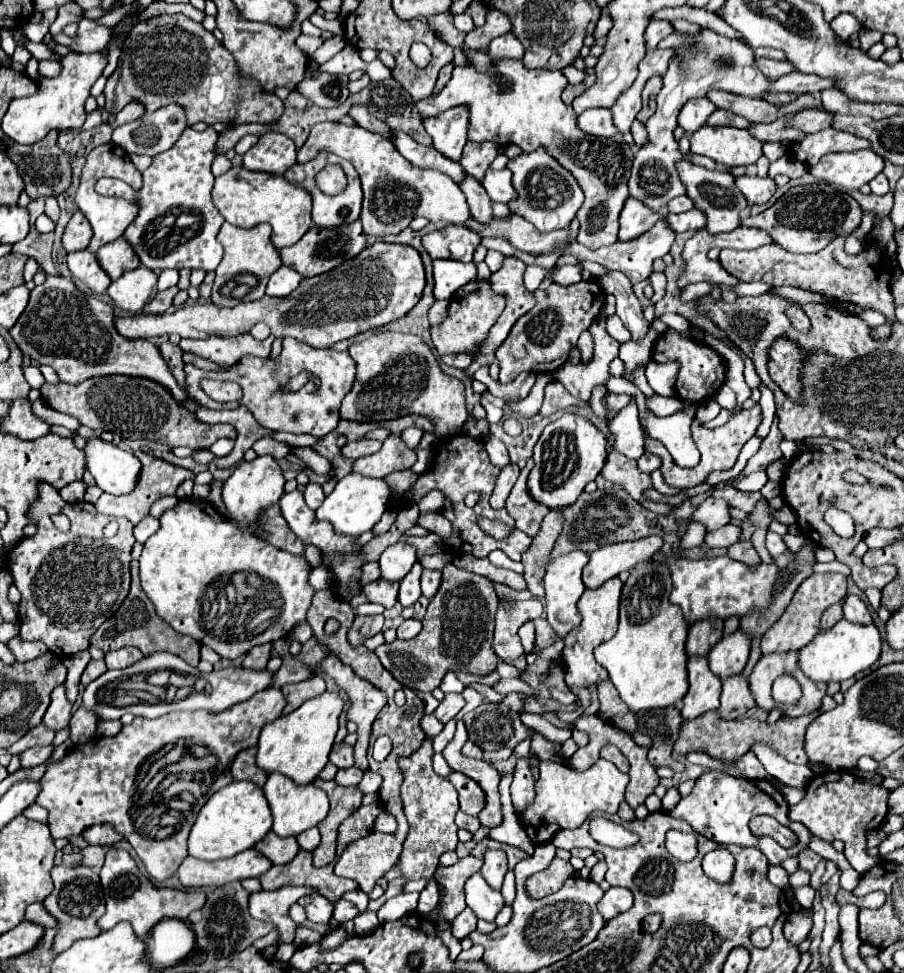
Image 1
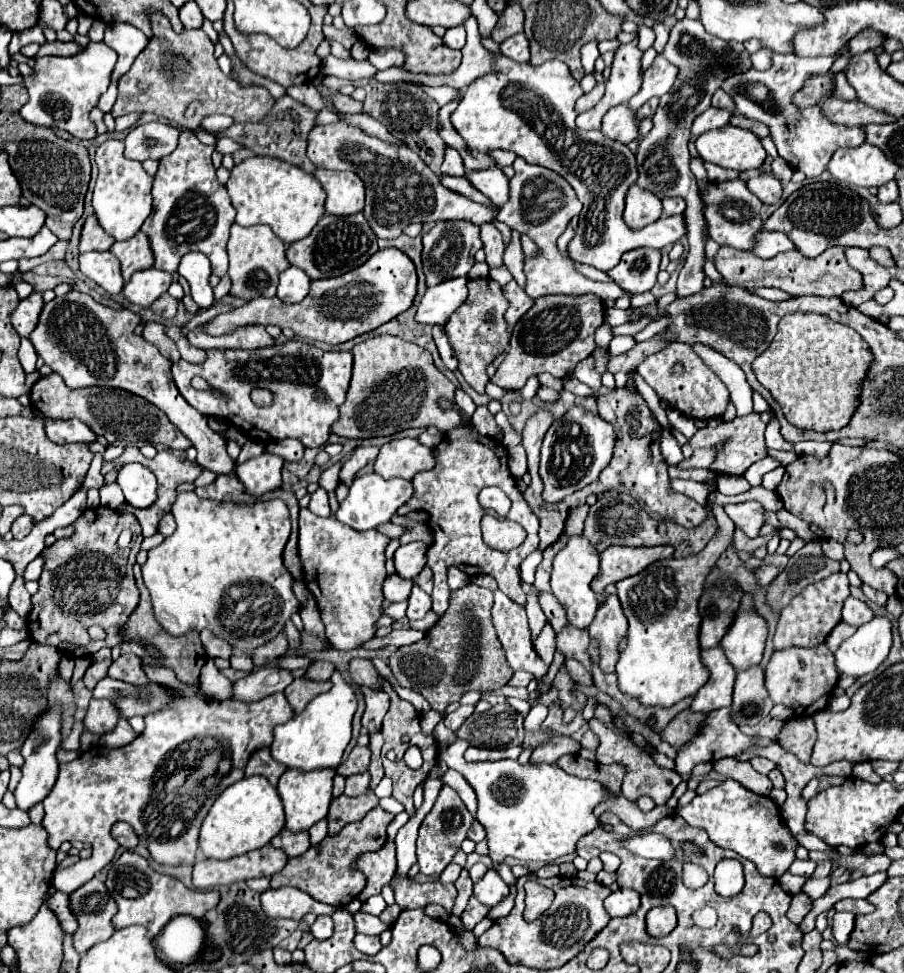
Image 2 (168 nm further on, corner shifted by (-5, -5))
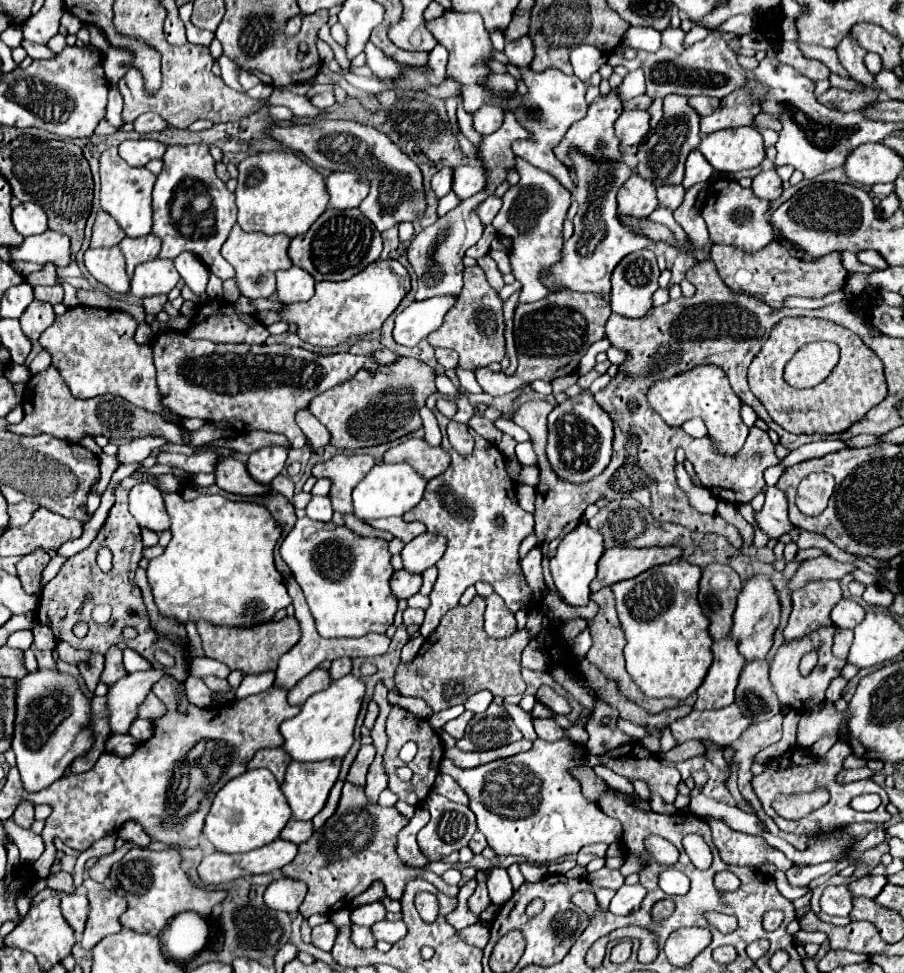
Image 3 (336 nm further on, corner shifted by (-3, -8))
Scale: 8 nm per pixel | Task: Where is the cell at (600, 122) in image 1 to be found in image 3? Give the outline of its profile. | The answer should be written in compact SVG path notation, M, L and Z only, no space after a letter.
M626 110L616 120L616 136L622 146L640 144L650 132L650 114L646 110Z

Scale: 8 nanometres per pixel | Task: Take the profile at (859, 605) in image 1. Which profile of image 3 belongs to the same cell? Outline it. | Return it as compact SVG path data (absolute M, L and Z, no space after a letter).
M842 598L834 608L832 608L832 622L838 628L856 628L862 620L864 620L866 612L860 604L856 604L854 600L846 600Z

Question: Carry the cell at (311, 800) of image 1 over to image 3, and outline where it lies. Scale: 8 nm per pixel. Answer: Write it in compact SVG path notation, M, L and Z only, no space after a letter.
M292 760L288 764L282 792L296 820L312 820L324 808L340 768L342 760L322 760L316 764L300 764Z

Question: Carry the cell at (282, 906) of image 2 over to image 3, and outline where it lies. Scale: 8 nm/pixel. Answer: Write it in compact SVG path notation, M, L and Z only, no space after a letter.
M282 876L278 880L274 880L266 892L264 892L264 902L274 908L274 910L282 910L282 912L298 912L304 896L306 896L308 886L300 880L292 880L288 876Z

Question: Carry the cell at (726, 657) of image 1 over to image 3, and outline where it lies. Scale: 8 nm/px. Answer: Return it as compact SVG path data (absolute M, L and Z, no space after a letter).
M768 576L750 578L738 596L738 606L734 612L734 626L730 632L732 640L736 640L738 650L746 658L746 662L754 658L766 658L778 624L780 624L780 596L776 596L776 588L772 580L768 580Z

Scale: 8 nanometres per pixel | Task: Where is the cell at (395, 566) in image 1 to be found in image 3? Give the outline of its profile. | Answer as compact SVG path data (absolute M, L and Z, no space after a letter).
M424 532L410 540L404 550L402 550L402 560L404 560L404 570L422 574L430 566L434 566L446 548L446 540L440 534L430 534Z

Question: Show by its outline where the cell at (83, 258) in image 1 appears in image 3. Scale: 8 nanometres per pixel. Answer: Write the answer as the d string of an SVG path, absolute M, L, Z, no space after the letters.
M118 246L112 248L90 248L84 254L84 264L88 272L104 286L108 286L112 292L128 292L130 290L130 278L126 274L124 256Z

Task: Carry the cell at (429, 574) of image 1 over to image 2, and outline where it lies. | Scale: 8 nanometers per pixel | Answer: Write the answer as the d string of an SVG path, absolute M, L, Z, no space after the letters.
M427 565L416 578L418 586L429 595L433 590L433 572Z

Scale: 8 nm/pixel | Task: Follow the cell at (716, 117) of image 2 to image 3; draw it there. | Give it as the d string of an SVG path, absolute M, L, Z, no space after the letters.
M738 54L738 60L740 60L740 66L746 70L748 84L744 84L744 88L736 88L736 92L722 98L720 108L714 114L700 120L700 134L708 136L708 134L712 134L716 130L724 130L724 128L754 126L764 136L764 144L770 146L776 142L776 134L772 130L758 128L756 124L752 124L752 120L762 112L760 96L766 94L766 88L762 84L758 84L756 80L752 80L752 70L758 66L758 62L756 62L756 58L748 58L742 54Z

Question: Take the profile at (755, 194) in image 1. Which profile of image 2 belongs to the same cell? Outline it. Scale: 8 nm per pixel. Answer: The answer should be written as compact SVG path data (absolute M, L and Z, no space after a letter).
M758 175L748 179L748 189L764 203L774 205L782 197L782 183L774 175Z

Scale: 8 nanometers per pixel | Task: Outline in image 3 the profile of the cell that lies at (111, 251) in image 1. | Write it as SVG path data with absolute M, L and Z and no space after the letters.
M146 234L142 238L124 238L118 246L122 248L122 254L126 256L126 272L128 276L132 276L138 264L158 256L160 238L156 238L154 234Z

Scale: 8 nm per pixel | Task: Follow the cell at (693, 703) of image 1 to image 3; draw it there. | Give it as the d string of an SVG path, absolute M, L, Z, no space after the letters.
M726 636L724 640L716 640L712 644L714 662L698 688L698 700L696 710L714 710L724 708L734 702L734 690L738 684L738 676L746 664L746 660L740 656L736 642Z

